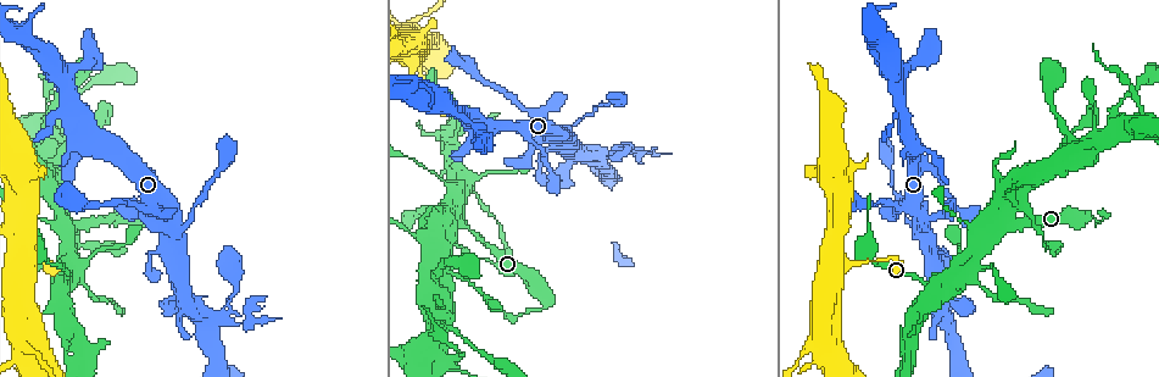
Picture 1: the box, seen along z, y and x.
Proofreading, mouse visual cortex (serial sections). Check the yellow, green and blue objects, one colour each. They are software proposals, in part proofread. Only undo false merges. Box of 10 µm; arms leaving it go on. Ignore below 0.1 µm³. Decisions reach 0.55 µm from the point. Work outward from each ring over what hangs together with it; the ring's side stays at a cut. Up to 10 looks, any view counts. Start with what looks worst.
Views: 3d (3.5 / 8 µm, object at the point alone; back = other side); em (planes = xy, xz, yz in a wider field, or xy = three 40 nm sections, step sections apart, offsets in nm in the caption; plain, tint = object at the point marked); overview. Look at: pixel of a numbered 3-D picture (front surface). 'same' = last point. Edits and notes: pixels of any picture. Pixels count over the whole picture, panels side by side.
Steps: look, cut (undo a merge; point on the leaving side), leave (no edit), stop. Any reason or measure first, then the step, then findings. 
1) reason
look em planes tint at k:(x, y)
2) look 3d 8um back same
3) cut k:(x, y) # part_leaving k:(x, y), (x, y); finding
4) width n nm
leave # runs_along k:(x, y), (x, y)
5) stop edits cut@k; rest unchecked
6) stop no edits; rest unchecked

branch point
look 3d 8um at 1:(924, 235)

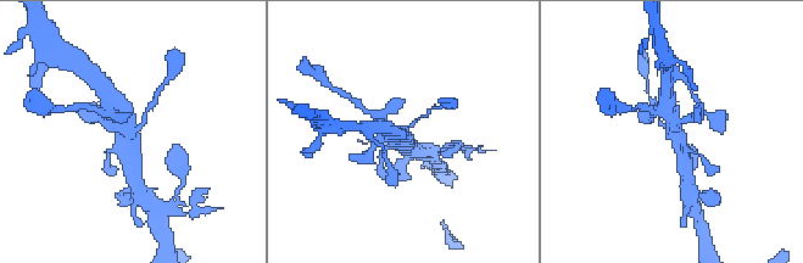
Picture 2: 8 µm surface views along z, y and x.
zoom in
look 3d 3.5um same

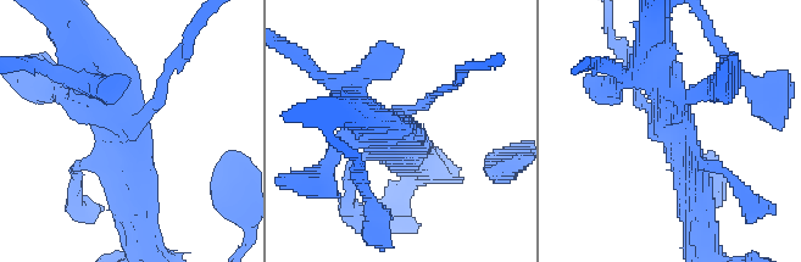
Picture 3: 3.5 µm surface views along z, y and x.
need the tissue
look em xy step 3 tint at 3:(673, 136)

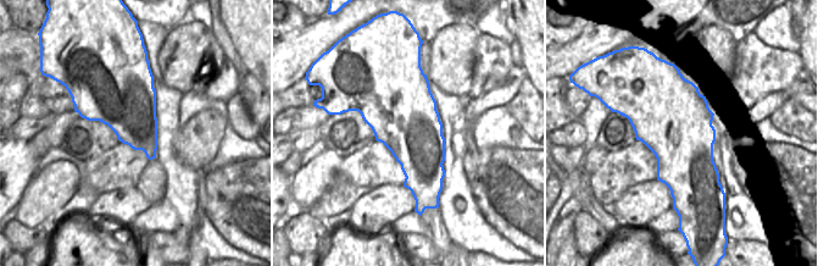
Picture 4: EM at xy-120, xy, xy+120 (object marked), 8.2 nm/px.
width 600 nm
leave # runs_along 3:(655, 71), (702, 210); one cell here

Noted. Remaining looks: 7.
abrupt turn
look 3d 3.5um at 1:(1001, 227)

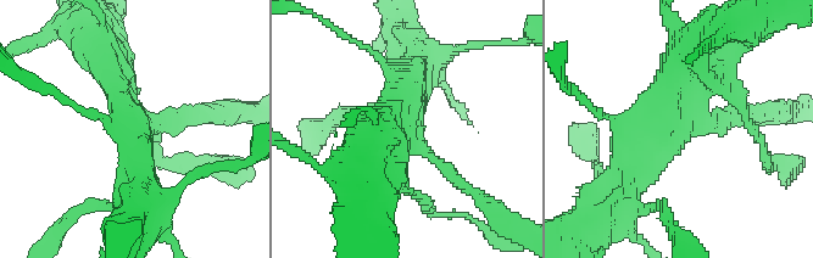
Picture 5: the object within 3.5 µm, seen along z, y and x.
arms 4; arm_widths 200, 300, 350, 450 nm; need the tissue
look em xy step 2 tint at 5:(683, 122)

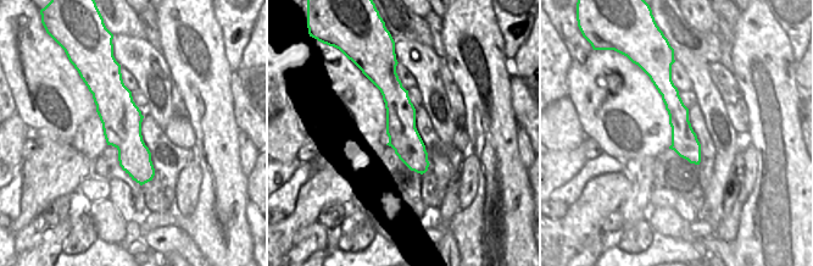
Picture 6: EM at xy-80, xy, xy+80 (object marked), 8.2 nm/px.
leave # all the same cell

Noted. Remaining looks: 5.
sharp bend
look 3d 3.5um at 1:(414, 20)

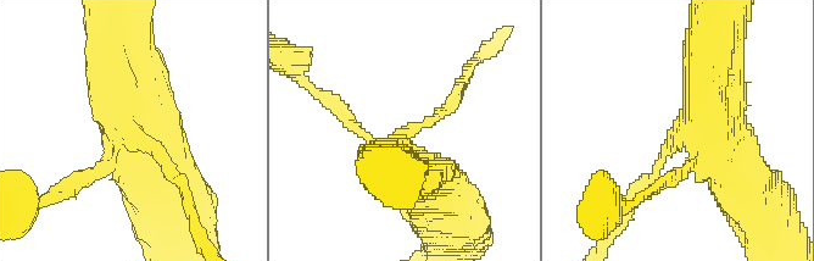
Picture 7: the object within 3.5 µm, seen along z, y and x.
arms 4; arm_widths 150, 150, 500, 700 nm
look em xy step 5 tint at 7:(125, 124)

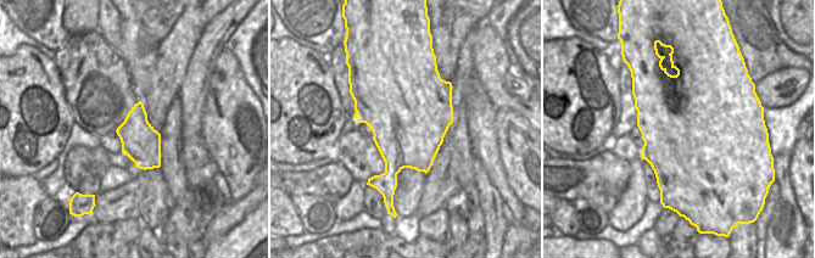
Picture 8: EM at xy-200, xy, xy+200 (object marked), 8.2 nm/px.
width 700 nm
leave # runs_along 7:(721, 84), (646, 178); continuous, no second cell

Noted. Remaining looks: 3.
small branch off a trunk
look 3d 3.5um back at 1:(446, 328)

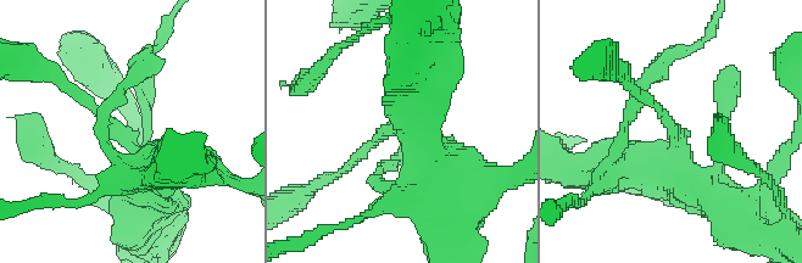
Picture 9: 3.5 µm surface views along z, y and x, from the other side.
shape alone is not enough
look em xy step 2 tint at 9:(128, 148)

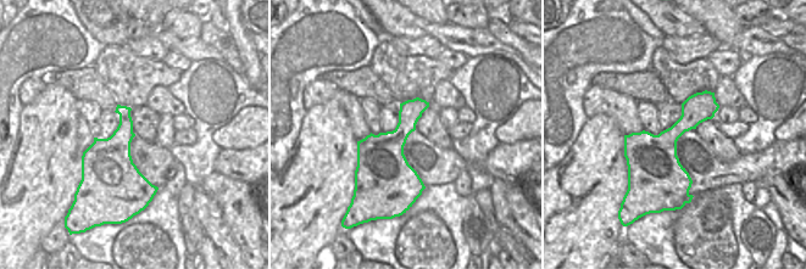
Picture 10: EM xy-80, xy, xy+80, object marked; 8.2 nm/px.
leave # runs_along 9:(418, 95), (425, 173), (467, 231); all the same cell

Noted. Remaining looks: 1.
stop no edits; rest unchecked

